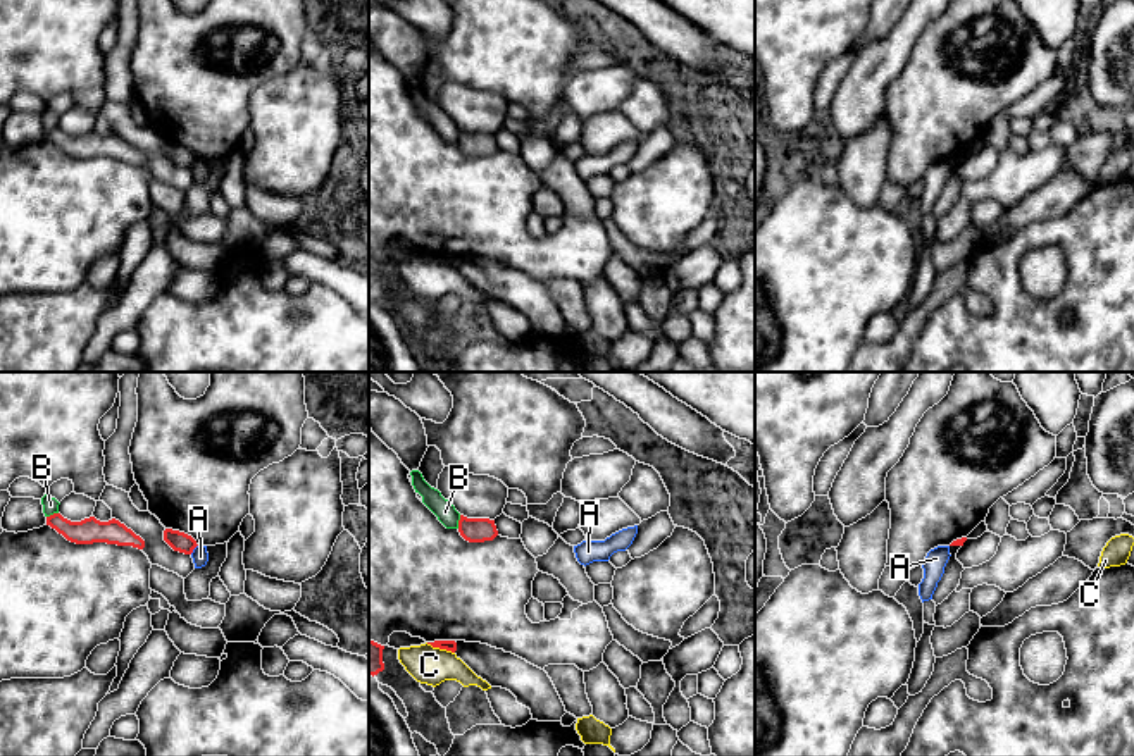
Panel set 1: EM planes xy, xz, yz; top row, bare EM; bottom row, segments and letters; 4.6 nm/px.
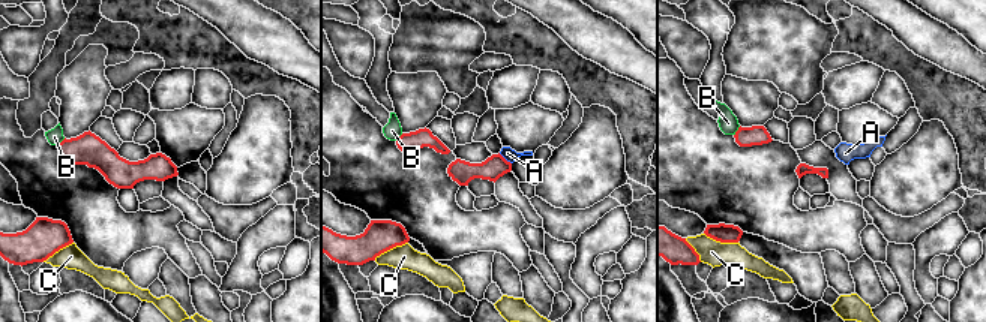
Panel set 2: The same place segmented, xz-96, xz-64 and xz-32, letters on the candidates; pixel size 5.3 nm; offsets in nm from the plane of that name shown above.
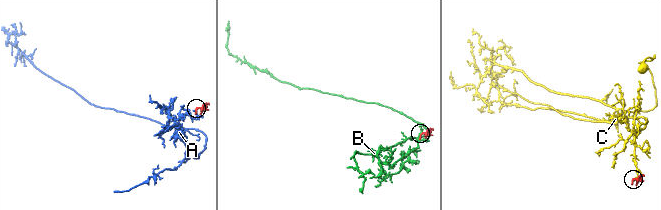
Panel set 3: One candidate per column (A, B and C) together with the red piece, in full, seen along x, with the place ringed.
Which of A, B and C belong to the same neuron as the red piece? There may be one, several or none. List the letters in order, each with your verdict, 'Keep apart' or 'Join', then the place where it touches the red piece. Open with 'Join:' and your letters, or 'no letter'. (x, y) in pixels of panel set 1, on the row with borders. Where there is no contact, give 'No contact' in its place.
Join: no letter
A: Keep apart. Touches red at xy (193, 548)
B: Keep apart. Touches red at xz (459, 522)
C: Keep apart. Touches red at xz (440, 648)

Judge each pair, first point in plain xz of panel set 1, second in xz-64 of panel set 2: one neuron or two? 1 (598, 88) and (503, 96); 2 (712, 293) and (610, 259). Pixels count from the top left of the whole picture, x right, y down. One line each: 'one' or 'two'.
1: one
2: two

